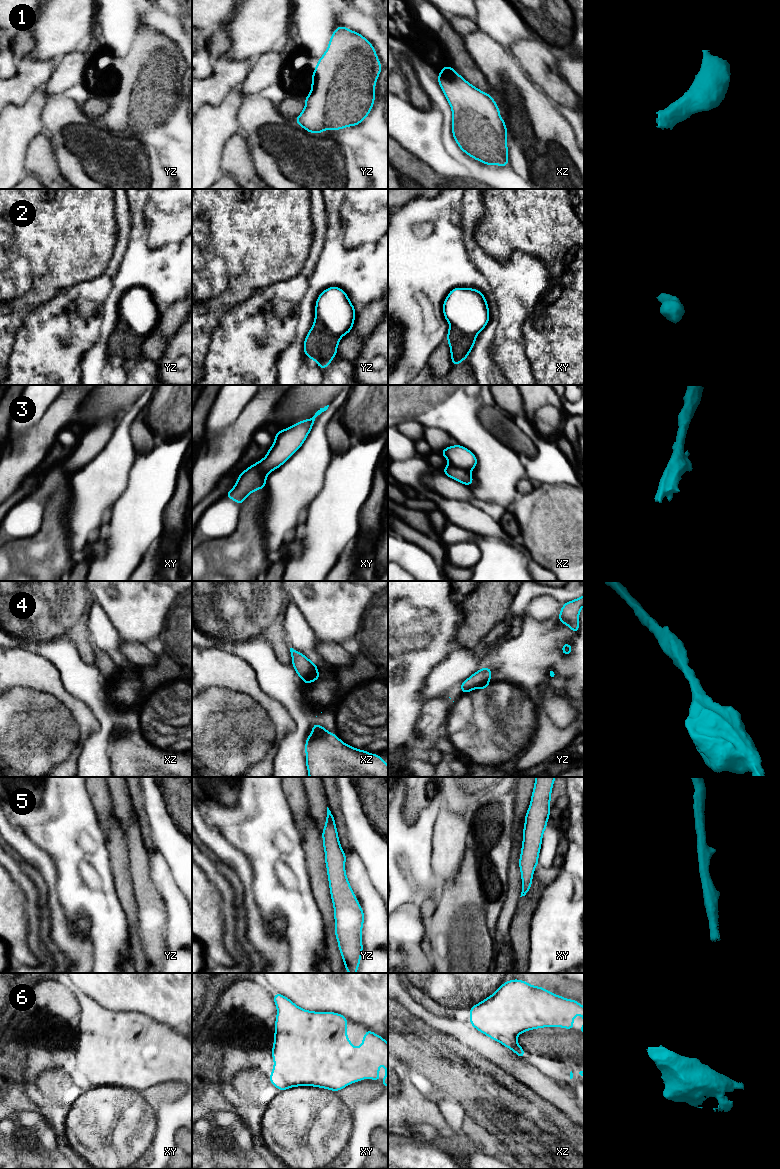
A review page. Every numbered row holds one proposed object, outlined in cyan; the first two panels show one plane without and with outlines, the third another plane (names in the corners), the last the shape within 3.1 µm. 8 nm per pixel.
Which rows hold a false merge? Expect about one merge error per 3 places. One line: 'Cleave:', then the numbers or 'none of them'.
Cleave: 3

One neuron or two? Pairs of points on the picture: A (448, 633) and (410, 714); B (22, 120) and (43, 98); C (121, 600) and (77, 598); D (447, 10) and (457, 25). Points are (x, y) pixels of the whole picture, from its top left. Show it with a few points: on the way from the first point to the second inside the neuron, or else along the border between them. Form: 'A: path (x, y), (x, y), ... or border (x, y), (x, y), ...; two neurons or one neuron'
A: path (435, 653), (410, 678), (410, 694); one neuron
B: path (27, 115), (38, 103); one neuron
C: border (89, 591), (90, 596); two neurons
D: border (448, 17), (463, 16), (472, 20); two neurons

